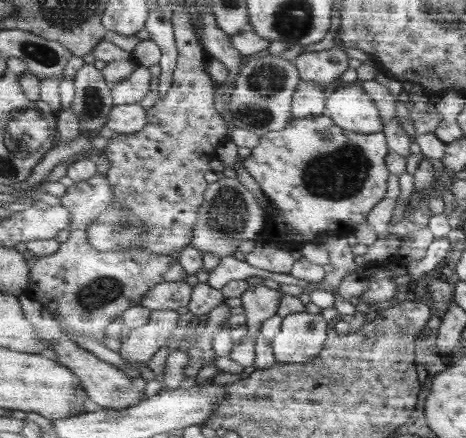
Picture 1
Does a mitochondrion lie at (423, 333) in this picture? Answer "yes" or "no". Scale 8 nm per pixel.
no

